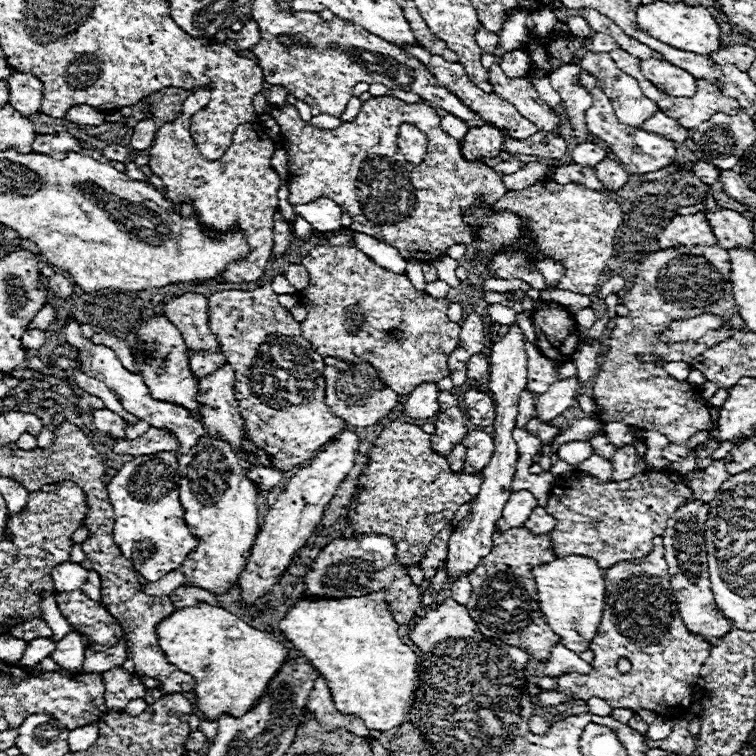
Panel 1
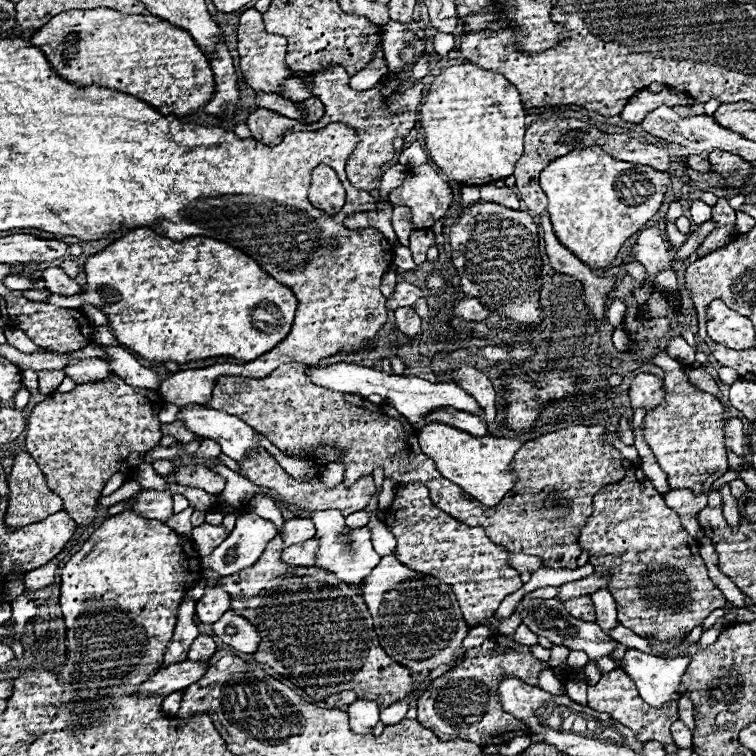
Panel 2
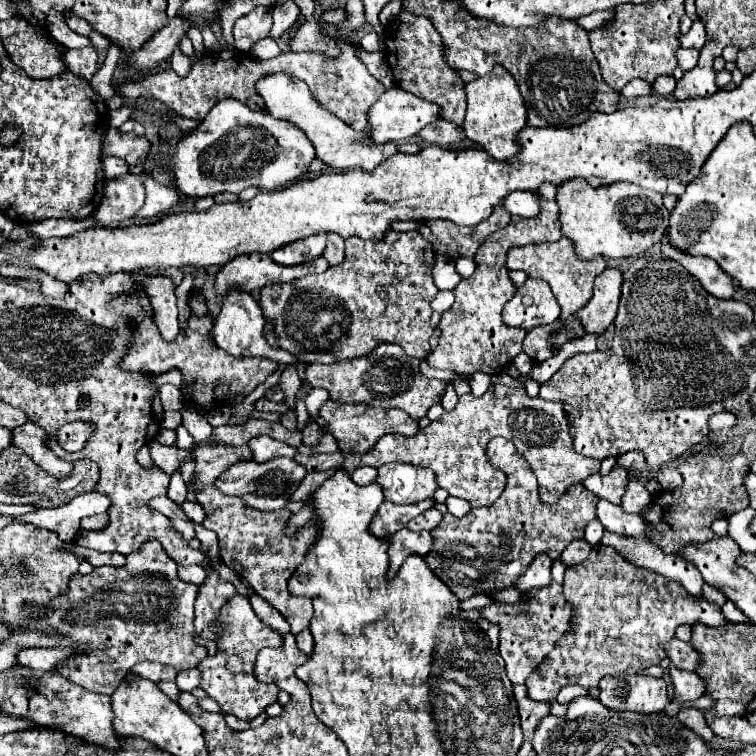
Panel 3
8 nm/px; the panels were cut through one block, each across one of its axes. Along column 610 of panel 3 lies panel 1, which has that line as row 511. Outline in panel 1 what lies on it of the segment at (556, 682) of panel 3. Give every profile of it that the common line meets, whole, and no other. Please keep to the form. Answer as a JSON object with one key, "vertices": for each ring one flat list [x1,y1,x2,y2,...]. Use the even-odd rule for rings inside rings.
{"vertices":[[646,470,626,482,608,484,602,484,594,476,588,476,584,472,572,472,566,478,556,478,556,484,544,508,558,520,556,528,550,532,556,556,592,556,600,564,600,568,612,568,618,562,646,556,652,550,652,538,664,534,666,520,676,512,678,506,686,504,688,500,692,500,692,490,682,482,682,476,674,472]]}

